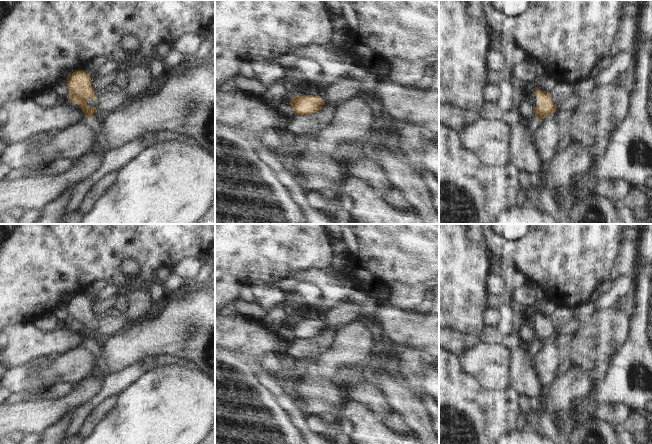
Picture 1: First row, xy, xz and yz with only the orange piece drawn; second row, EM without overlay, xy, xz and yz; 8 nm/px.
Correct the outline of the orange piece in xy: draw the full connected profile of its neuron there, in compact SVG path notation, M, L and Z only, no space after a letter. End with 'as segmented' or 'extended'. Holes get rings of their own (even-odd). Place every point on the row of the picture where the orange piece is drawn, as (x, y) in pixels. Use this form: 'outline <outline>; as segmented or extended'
outline M77 70L67 78L69 103L45 102L37 98L22 98L4 103L1 107L7 113L7 121L0 130L0 139L7 145L28 141L30 138L44 134L57 133L77 122L85 122L93 118L93 113L98 110L114 111L125 104L129 97L121 89L120 91L106 90L100 96L96 96L91 86L91 77L85 71Z; extended

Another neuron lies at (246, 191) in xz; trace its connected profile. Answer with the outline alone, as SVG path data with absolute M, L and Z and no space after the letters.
M215 123L215 224L309 224L289 192L277 181L274 172L259 159L252 143L227 125L219 123Z

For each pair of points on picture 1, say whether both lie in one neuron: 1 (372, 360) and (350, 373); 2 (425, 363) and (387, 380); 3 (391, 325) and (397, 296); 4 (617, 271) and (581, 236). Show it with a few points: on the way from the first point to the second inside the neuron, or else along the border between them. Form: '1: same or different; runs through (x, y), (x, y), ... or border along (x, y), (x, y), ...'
1: same; runs through (367, 363), (355, 370)
2: different; border along (394, 375), (412, 391)
3: different; border along (379, 304), (391, 304), (398, 308), (415, 310)
4: different; border along (621, 245), (609, 281), (605, 285)

